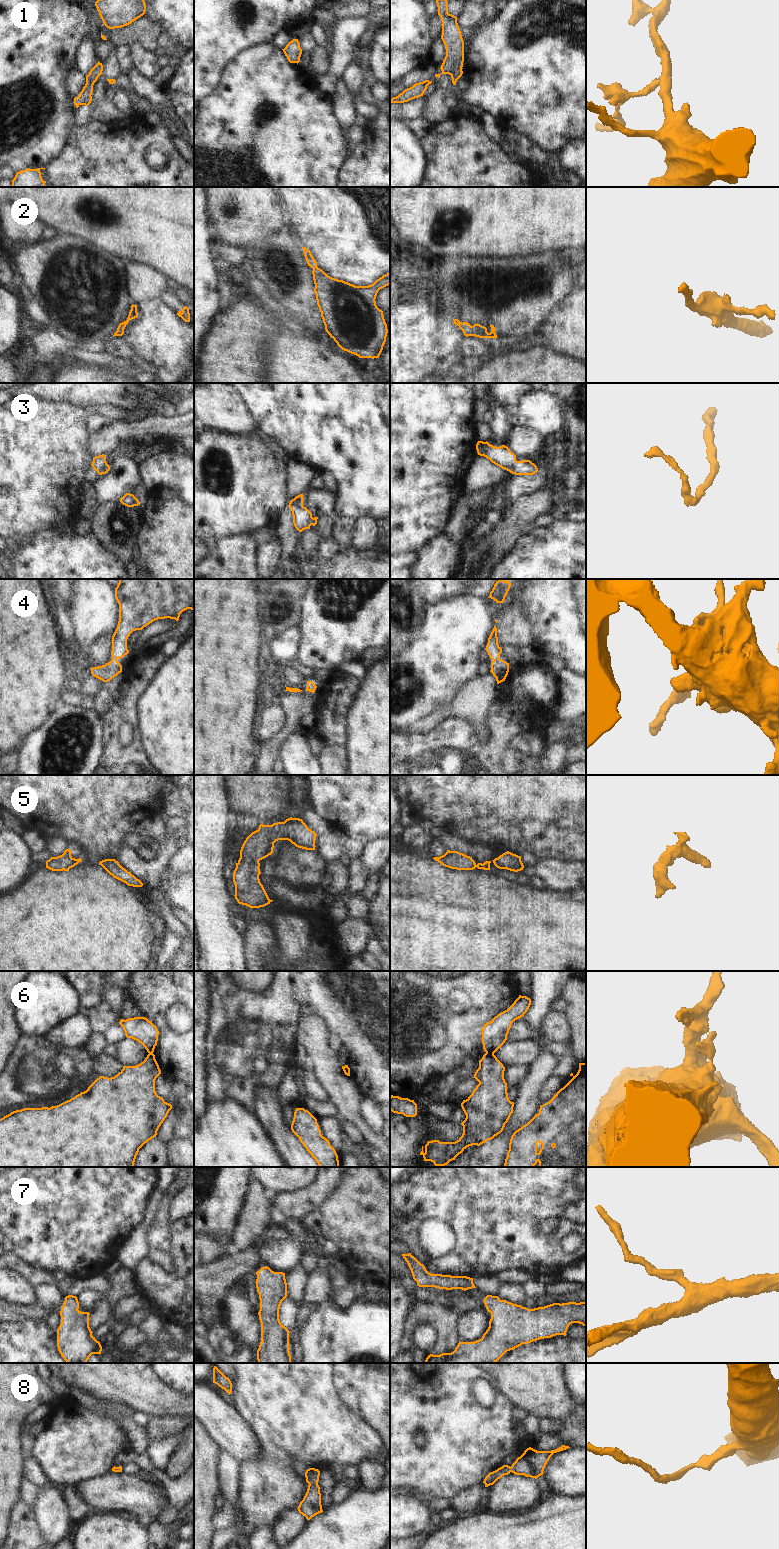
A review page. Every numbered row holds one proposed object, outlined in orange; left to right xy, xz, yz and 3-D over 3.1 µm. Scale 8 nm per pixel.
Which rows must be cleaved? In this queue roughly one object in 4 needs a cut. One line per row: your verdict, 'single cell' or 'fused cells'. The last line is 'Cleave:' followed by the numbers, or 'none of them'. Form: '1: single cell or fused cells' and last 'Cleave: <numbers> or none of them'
1: fused cells
2: single cell
3: single cell
4: single cell
5: single cell
6: fused cells
7: single cell
8: single cell
Cleave: 1, 6

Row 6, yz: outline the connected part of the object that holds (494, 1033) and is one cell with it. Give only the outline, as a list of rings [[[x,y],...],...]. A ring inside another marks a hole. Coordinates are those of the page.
[[[519,995],[507,1010],[484,1024],[481,1034],[485,1052],[494,1054],[505,1043],[512,1023],[523,1017],[530,1005],[530,998]]]

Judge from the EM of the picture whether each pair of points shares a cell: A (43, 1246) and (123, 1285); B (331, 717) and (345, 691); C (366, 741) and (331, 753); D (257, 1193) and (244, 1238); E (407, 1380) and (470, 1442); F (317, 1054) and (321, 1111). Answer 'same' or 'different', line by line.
A: different
B: same
C: different
D: same
E: same
F: different

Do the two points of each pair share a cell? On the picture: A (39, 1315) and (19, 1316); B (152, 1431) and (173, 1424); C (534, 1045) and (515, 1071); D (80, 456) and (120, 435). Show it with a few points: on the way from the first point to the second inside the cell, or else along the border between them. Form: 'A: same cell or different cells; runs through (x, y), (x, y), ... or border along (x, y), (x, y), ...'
A: same cell; runs through (34, 1315), (24, 1315)
B: same cell; runs through (157, 1427), (168, 1424)
C: different cells; border along (528, 1067), (508, 1065), (505, 1068)
D: different cells; border along (90, 442), (89, 449), (93, 456)

